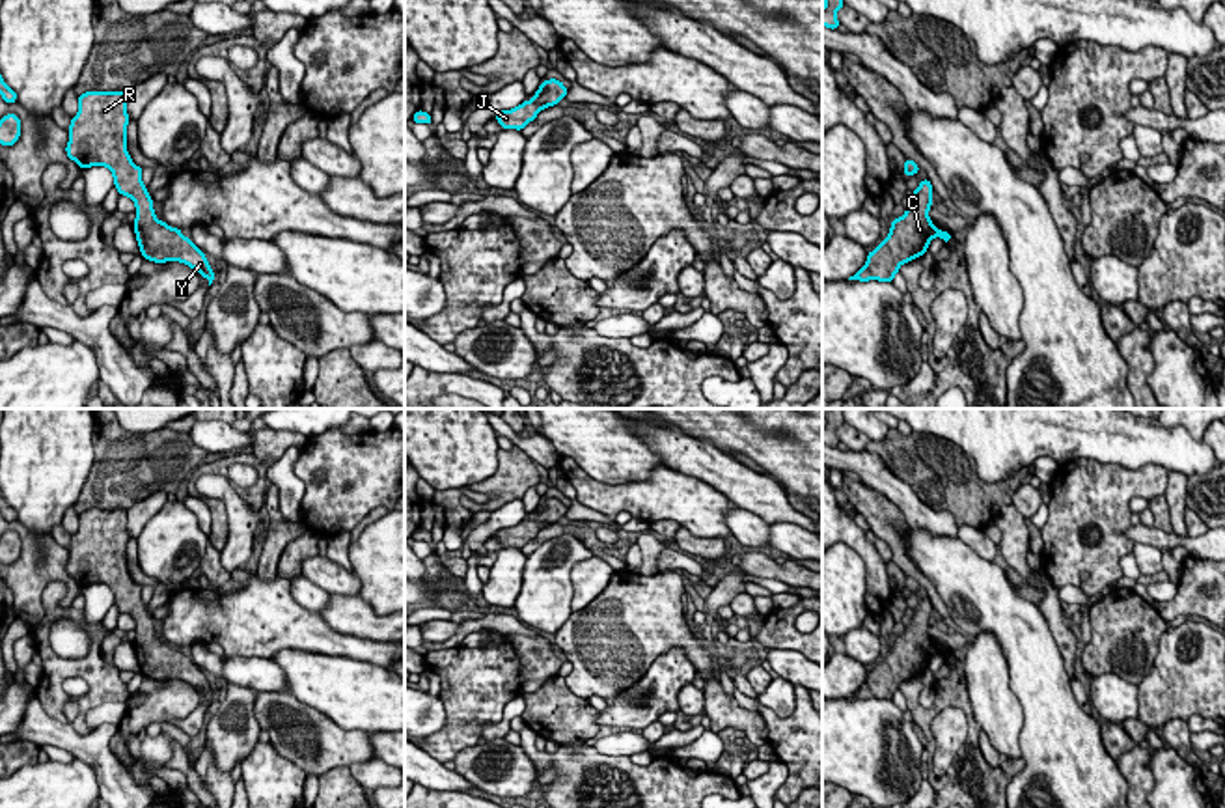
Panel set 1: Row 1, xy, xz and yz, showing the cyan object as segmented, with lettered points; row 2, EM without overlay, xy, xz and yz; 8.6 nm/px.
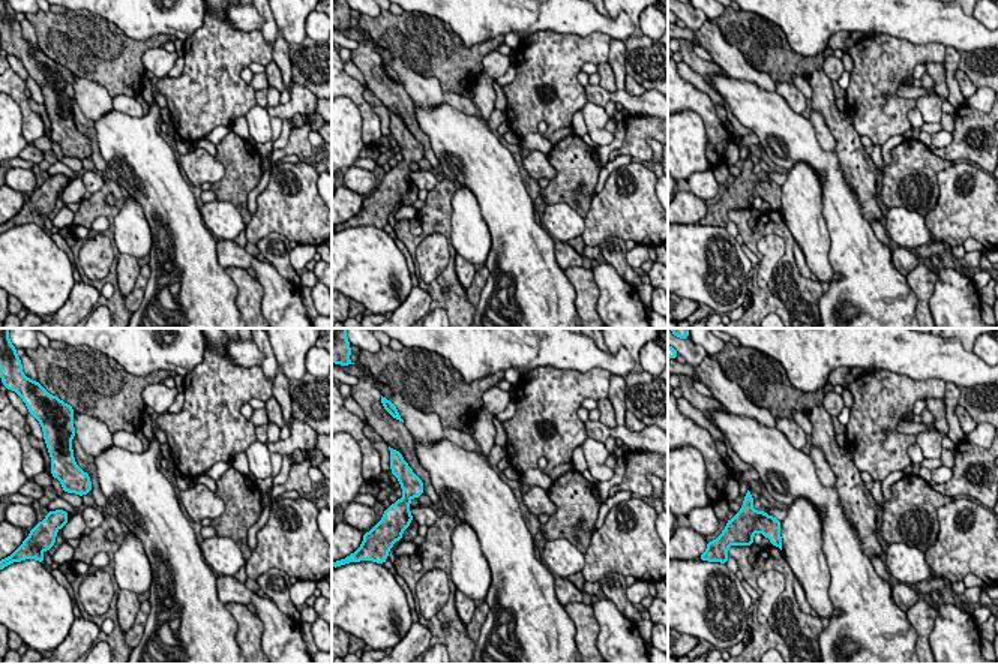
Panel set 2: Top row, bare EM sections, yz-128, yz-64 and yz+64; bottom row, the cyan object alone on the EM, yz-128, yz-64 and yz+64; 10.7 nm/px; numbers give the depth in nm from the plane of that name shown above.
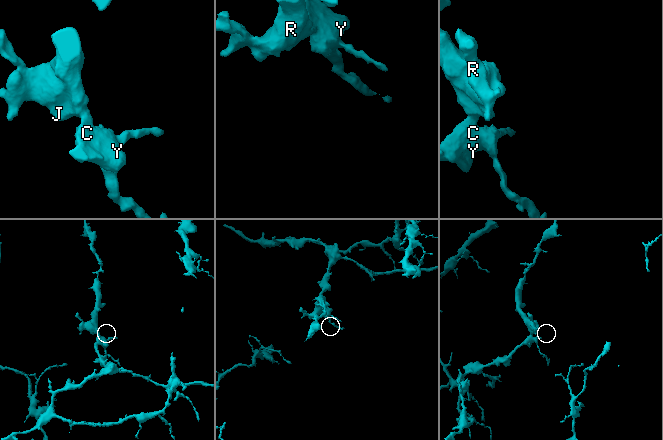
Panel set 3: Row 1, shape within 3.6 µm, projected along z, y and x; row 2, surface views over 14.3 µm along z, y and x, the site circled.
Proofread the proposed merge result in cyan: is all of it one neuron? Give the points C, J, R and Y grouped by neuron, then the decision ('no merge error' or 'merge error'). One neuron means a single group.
C J R Y; no merge error

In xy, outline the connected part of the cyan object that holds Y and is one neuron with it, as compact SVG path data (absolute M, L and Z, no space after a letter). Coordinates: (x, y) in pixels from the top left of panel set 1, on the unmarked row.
M86 509L78 513L78 532L71 536L65 571L80 588L106 584L114 593L114 605L136 623L132 642L140 672L155 681L181 679L209 698L216 698L205 672L186 657L179 646L172 646L155 634L153 616L142 601L142 588L127 569L127 511Z

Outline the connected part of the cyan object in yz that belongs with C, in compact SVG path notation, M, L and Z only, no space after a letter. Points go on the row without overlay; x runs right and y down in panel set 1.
M927 595L912 610L912 621L904 633L893 636L886 659L867 672L865 683L848 698L893 700L899 685L923 674L934 655L940 653L945 662L951 661L951 649L940 649L929 636L930 623L932 603Z

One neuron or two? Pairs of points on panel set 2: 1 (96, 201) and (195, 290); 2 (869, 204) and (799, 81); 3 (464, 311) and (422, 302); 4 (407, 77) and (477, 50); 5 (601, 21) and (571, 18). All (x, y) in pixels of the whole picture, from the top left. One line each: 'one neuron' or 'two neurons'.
1: two neurons
2: two neurons
3: two neurons
4: two neurons
5: one neuron

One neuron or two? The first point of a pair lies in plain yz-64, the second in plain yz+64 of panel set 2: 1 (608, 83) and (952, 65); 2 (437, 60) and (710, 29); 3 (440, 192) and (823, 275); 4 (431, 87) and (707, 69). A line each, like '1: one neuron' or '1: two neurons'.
1: two neurons
2: two neurons
3: two neurons
4: two neurons

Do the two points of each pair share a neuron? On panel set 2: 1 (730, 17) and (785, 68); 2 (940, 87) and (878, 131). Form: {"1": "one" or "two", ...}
{"1": "one", "2": "two"}

